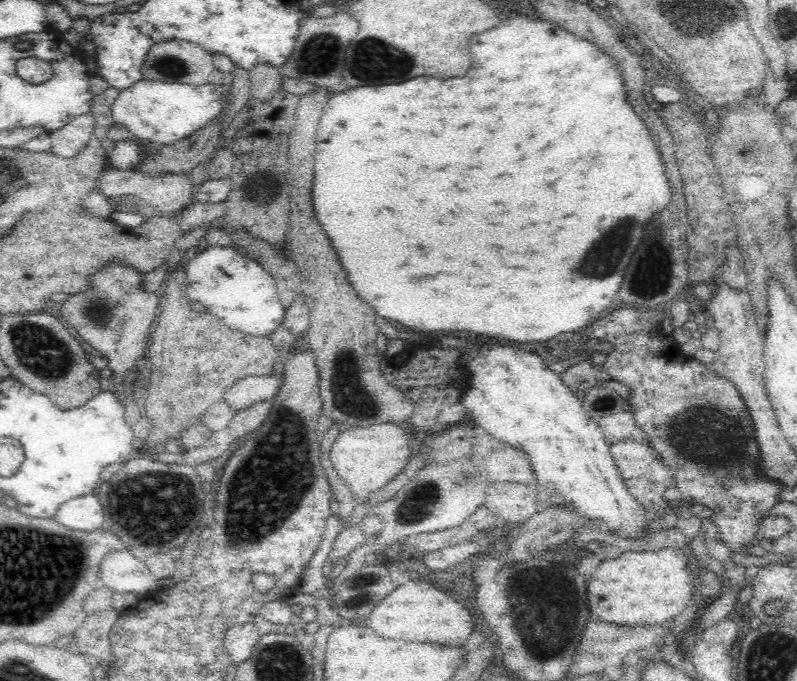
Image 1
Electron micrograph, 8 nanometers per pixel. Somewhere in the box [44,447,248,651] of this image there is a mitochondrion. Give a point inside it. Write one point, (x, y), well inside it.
(150, 506)

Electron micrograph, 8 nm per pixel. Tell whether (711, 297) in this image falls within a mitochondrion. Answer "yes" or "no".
no

